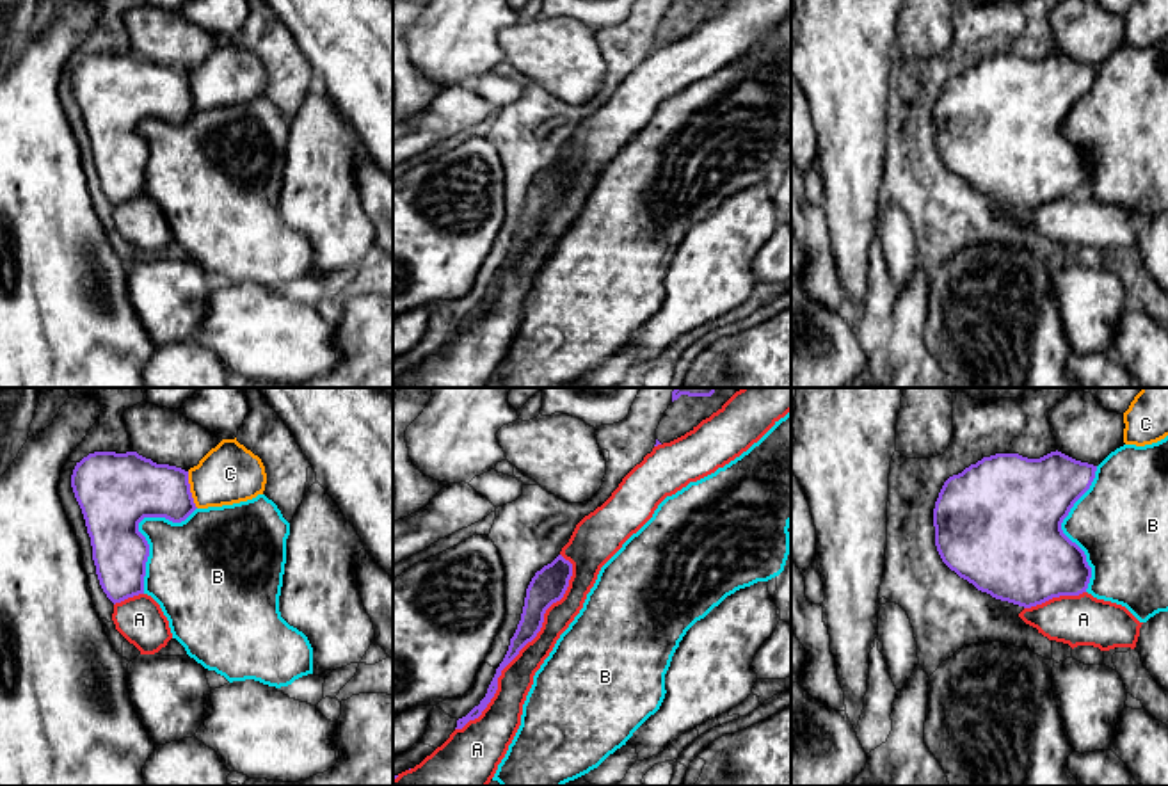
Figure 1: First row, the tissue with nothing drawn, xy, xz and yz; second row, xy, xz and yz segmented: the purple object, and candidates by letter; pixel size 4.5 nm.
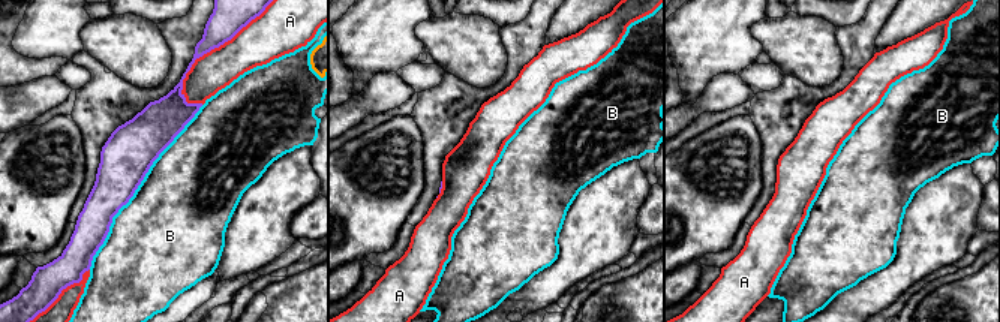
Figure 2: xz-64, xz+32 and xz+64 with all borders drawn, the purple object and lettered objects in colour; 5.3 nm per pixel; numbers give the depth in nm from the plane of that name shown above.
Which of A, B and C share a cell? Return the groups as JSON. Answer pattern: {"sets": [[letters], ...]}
{"sets": [["A"], ["B"], ["C"]]}

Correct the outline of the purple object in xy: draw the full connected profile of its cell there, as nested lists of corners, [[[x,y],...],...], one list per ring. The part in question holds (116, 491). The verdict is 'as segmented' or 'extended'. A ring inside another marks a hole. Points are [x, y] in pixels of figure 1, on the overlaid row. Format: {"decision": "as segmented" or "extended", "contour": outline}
{"decision": "extended", "contour": [[[94,452],[76,462],[71,487],[91,537],[100,585],[114,603],[116,630],[140,654],[158,653],[172,638],[172,633],[160,605],[144,592],[149,544],[139,532],[139,523],[144,517],[165,517],[181,523],[197,509],[190,493],[188,471],[156,464],[137,452]]]}

